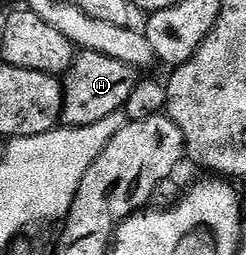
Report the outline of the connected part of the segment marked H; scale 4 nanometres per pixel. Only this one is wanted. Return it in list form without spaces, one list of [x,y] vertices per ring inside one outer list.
[[[88,49],[76,52],[75,60],[62,78],[62,124],[80,129],[86,125],[101,123],[101,119],[122,111],[125,103],[129,103],[129,95],[132,94],[133,87],[137,87],[139,80],[140,74],[129,63],[109,59],[109,55],[101,55]]]

